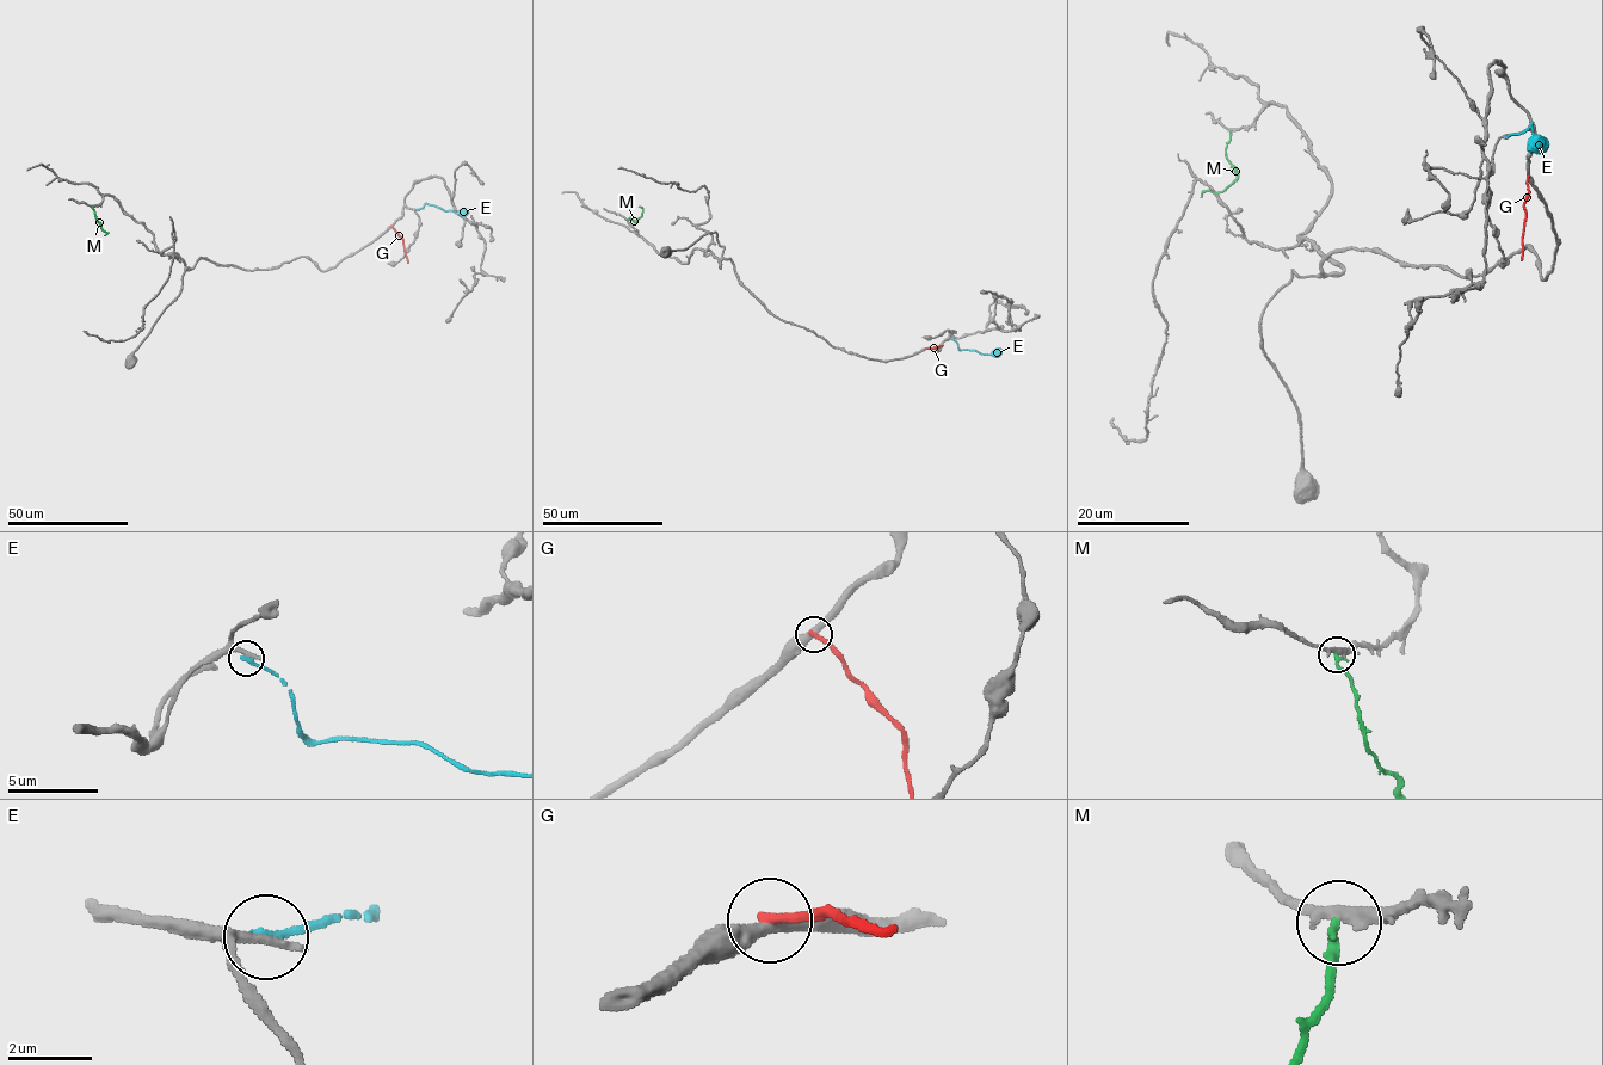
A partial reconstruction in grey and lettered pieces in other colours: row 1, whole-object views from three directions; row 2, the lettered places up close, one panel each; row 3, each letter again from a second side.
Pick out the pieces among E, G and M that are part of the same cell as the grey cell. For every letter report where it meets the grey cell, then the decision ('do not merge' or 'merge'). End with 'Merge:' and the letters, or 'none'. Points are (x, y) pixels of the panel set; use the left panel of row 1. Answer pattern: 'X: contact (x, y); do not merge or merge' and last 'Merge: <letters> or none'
E: contact (417, 209); do not merge
G: contact (390, 226); do not merge
M: contact (92, 207); do not merge
Merge: none

